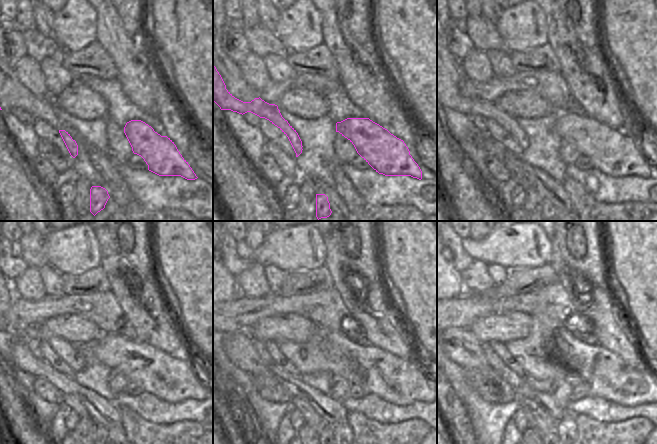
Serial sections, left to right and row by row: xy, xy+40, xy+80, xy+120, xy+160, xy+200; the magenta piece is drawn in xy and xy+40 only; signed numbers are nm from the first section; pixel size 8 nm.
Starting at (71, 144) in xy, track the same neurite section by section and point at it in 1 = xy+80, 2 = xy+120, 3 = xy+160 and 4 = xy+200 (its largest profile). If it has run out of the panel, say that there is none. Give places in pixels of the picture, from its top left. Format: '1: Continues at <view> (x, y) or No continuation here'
1: Continues at xy+80 (469, 106)
2: Continues at xy+120 (172, 380)
3: Continues at xy+160 (397, 381)
4: Continues at xy+200 (549, 352)

